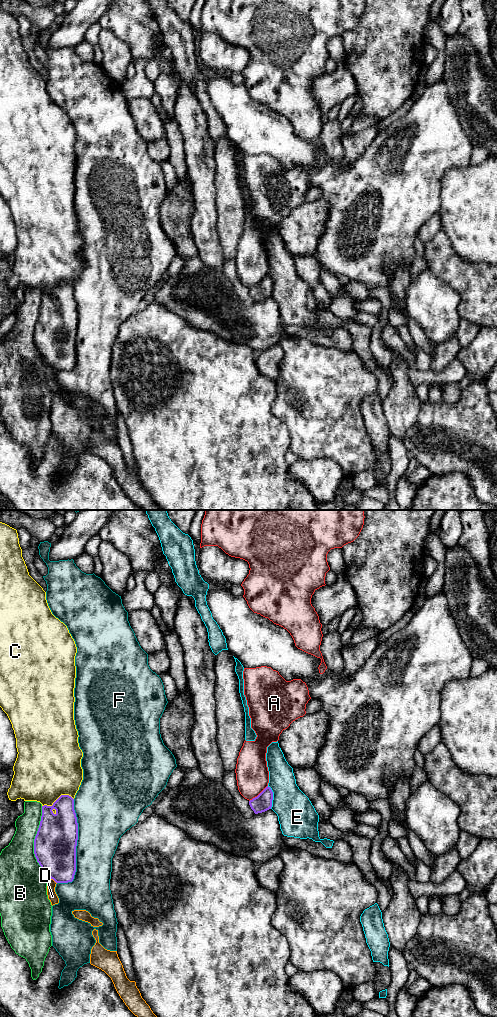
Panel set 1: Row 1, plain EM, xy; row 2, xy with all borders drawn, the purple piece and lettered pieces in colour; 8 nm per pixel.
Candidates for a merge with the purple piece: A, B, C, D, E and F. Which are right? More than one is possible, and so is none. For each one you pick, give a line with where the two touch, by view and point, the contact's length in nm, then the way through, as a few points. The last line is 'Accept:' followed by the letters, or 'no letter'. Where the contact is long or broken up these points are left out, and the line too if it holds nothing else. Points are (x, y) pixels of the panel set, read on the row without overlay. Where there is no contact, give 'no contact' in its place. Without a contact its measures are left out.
A: meets purple in xy at (259, 282); contact 200 nm long
Accept: A

